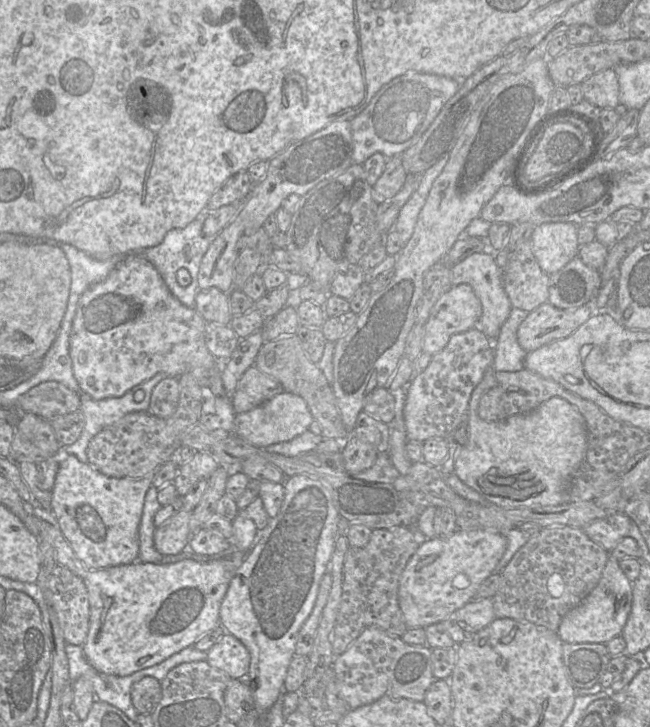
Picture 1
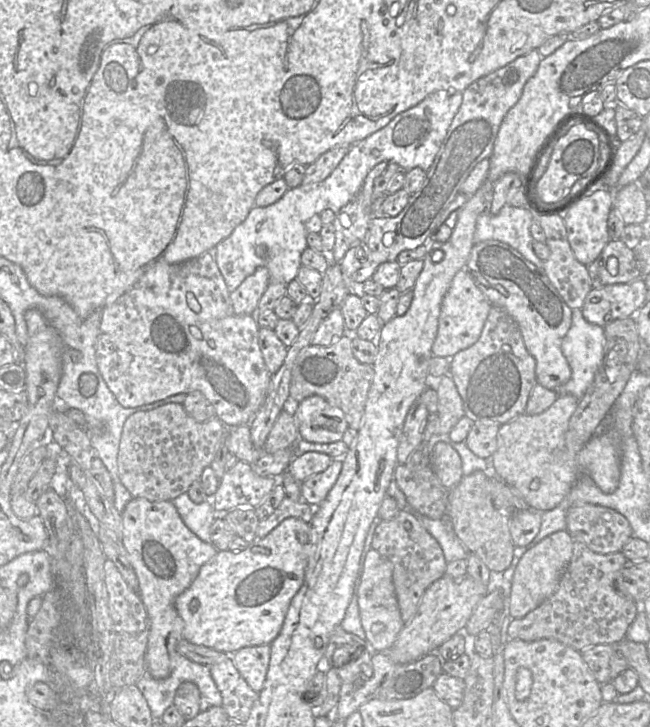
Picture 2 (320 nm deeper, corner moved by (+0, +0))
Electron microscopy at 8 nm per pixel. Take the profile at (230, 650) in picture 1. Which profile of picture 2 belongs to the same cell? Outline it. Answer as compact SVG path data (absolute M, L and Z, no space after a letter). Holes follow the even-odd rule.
M270 645L247 646L231 654L232 661L241 676L257 693L264 686L270 655Z

